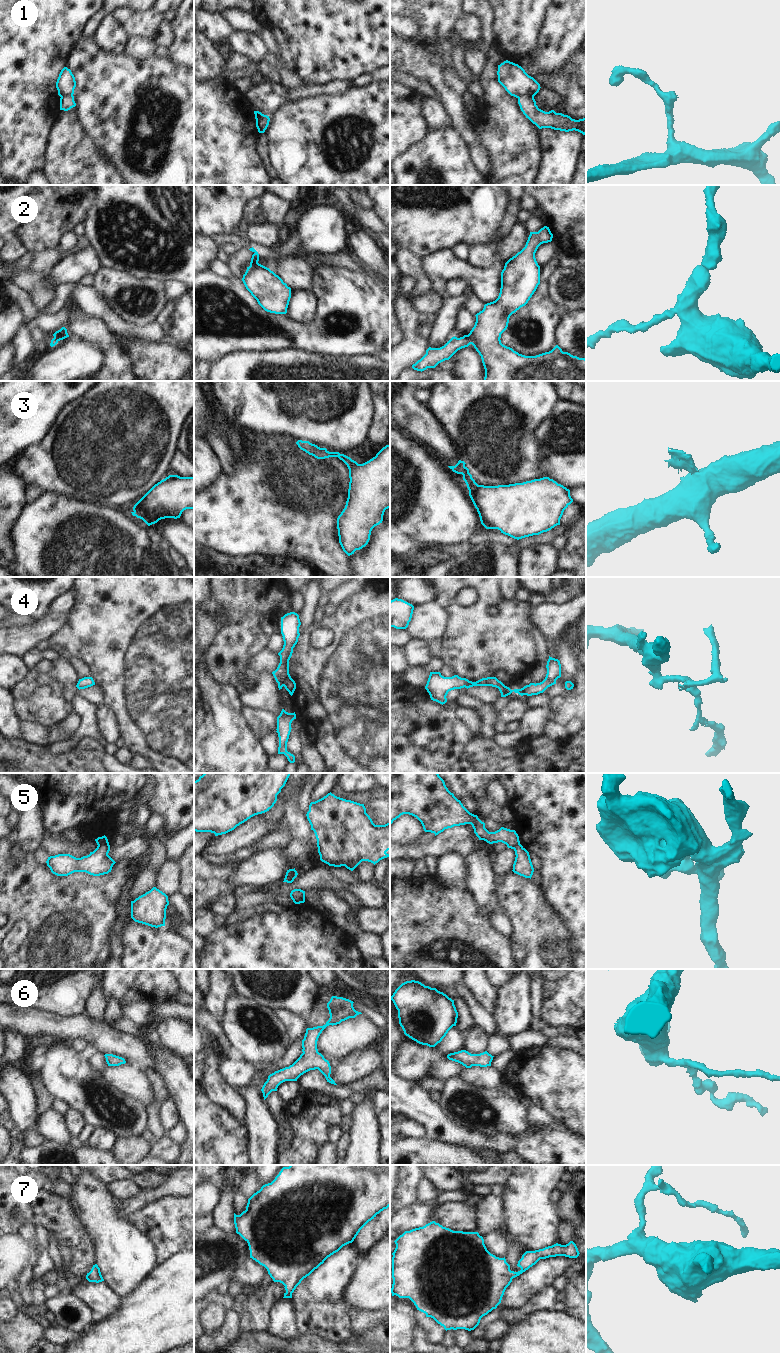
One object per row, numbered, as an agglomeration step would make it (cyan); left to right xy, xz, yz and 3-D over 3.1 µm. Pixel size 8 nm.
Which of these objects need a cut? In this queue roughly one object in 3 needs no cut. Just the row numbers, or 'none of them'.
1, 2, 3, 4, 5

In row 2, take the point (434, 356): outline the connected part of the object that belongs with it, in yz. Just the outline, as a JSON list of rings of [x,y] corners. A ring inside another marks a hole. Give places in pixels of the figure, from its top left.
[[[468,335],[460,338],[454,336],[440,348],[429,347],[426,354],[413,364],[412,368],[421,372],[427,368],[435,368],[439,363],[449,360],[458,350],[468,347],[470,344],[471,339]]]

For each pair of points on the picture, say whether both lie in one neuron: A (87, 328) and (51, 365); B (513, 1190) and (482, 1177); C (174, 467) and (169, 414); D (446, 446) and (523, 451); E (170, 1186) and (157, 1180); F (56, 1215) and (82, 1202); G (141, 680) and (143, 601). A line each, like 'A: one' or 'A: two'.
A: two
B: two
C: two
D: two
E: two
F: two
G: one

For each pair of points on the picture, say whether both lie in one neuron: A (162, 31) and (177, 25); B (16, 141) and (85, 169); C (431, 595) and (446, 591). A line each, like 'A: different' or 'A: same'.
A: different
B: different
C: different

